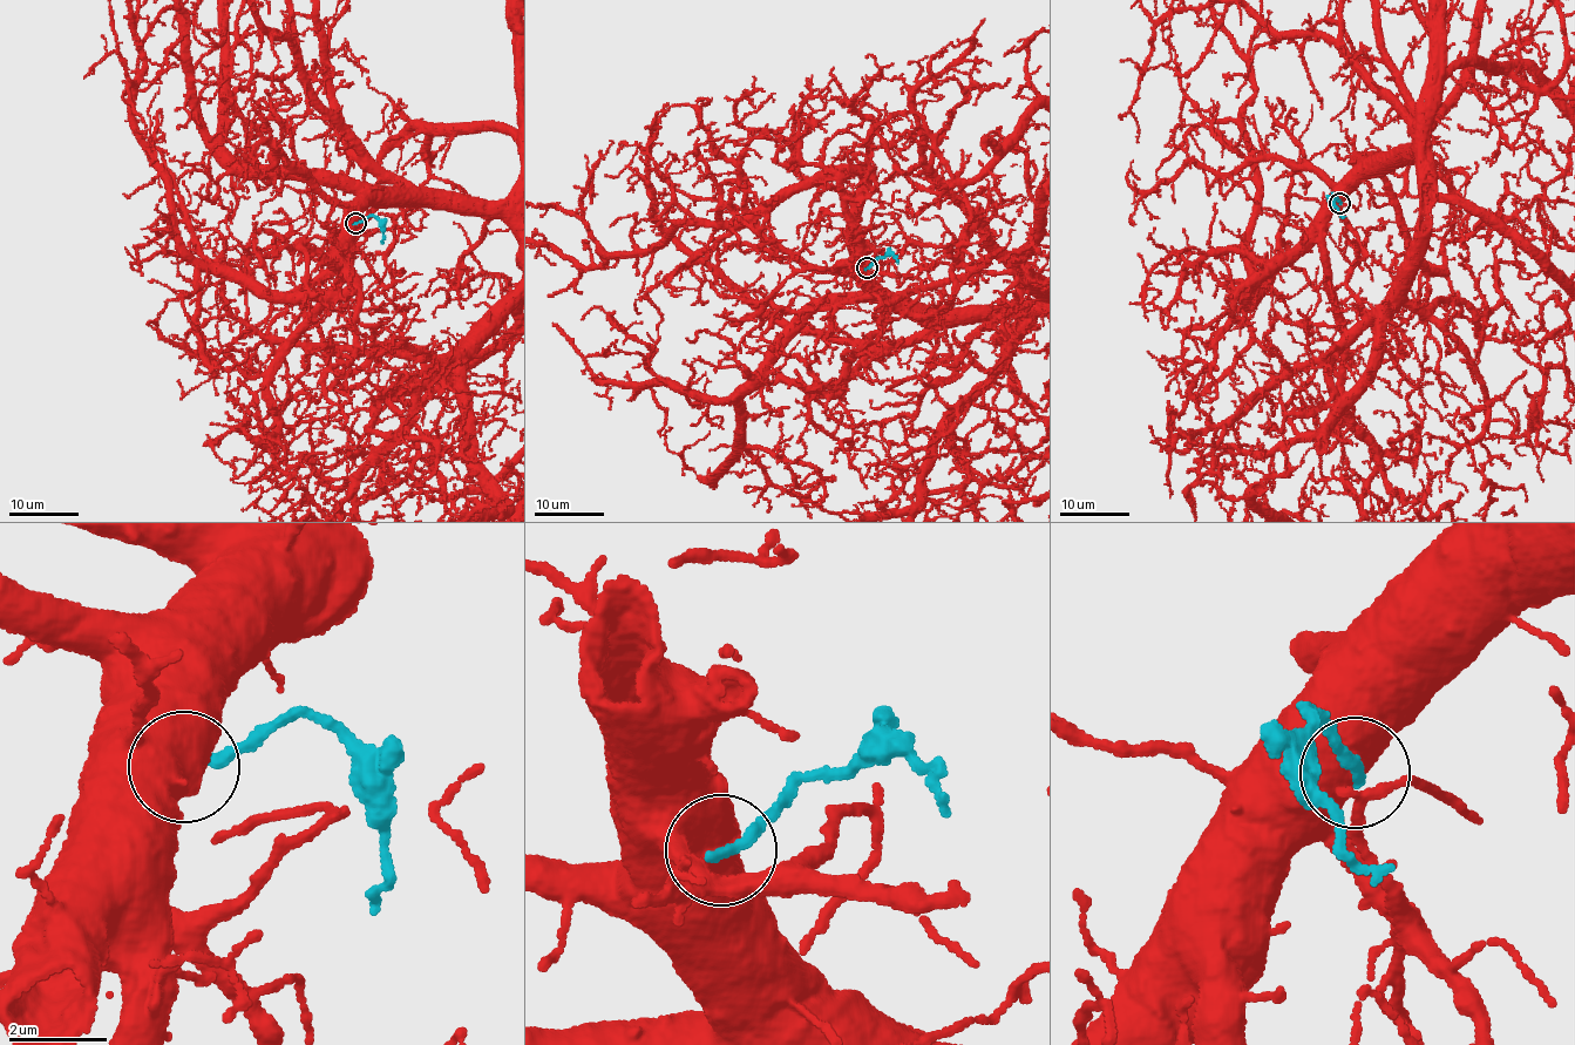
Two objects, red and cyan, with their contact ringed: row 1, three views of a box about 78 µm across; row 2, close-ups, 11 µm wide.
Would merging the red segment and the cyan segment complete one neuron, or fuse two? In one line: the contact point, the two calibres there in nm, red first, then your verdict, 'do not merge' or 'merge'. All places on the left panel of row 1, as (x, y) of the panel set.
place (355, 223); calibres 750 and 240 nm; do not merge

